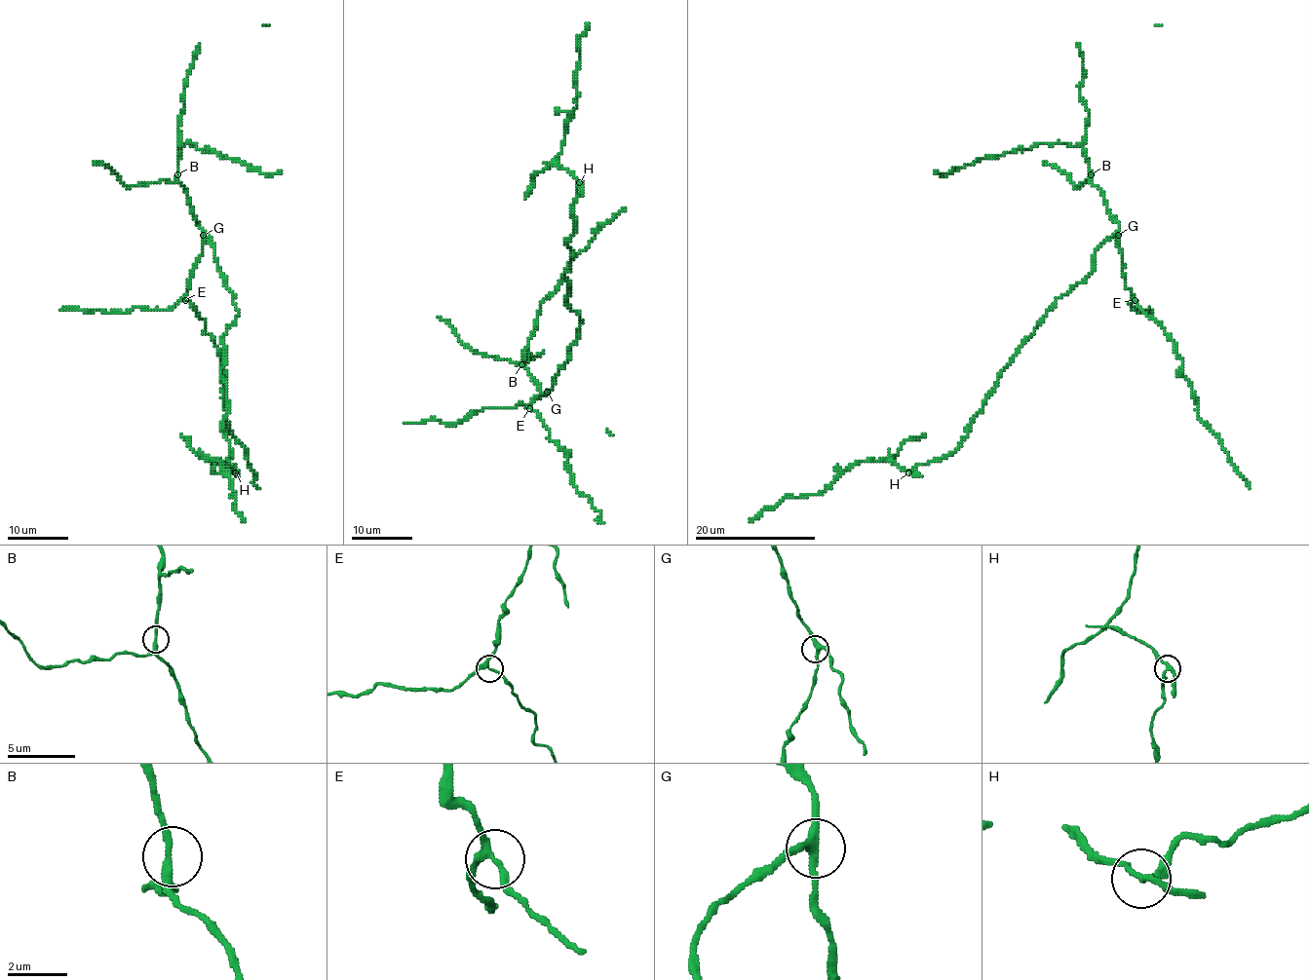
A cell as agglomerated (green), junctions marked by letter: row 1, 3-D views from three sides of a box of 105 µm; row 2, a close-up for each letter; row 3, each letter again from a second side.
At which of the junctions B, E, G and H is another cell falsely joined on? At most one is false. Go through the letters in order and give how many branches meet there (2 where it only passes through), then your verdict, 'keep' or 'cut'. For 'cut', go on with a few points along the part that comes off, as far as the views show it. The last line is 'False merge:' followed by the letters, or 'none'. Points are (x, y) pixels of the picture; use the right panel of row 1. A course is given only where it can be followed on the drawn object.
B: branches 3; keep
E: branches 3; keep
G: branches 3; keep
H: branches 3; cut; course (909, 472), (887, 457), (856, 462), (819, 494), (784, 497), (773, 508), (749, 519)
False merge: H

